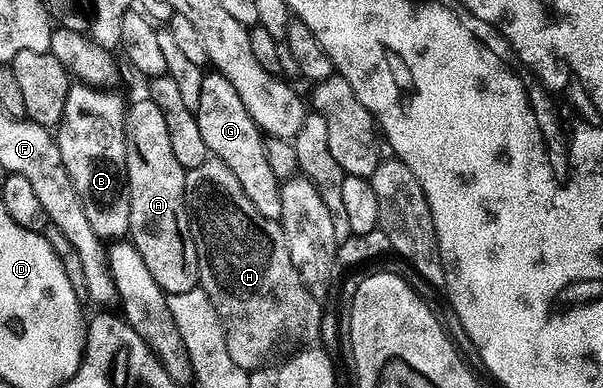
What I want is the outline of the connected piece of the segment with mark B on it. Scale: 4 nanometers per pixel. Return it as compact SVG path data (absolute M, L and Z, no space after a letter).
M72 85L69 96L65 100L65 112L57 127L55 142L61 148L61 160L65 164L65 172L69 172L69 180L73 180L73 188L77 188L81 208L85 208L85 217L89 219L93 232L97 232L97 236L104 240L123 240L129 234L129 184L125 136L127 106L121 95L110 94L109 90L98 85Z

